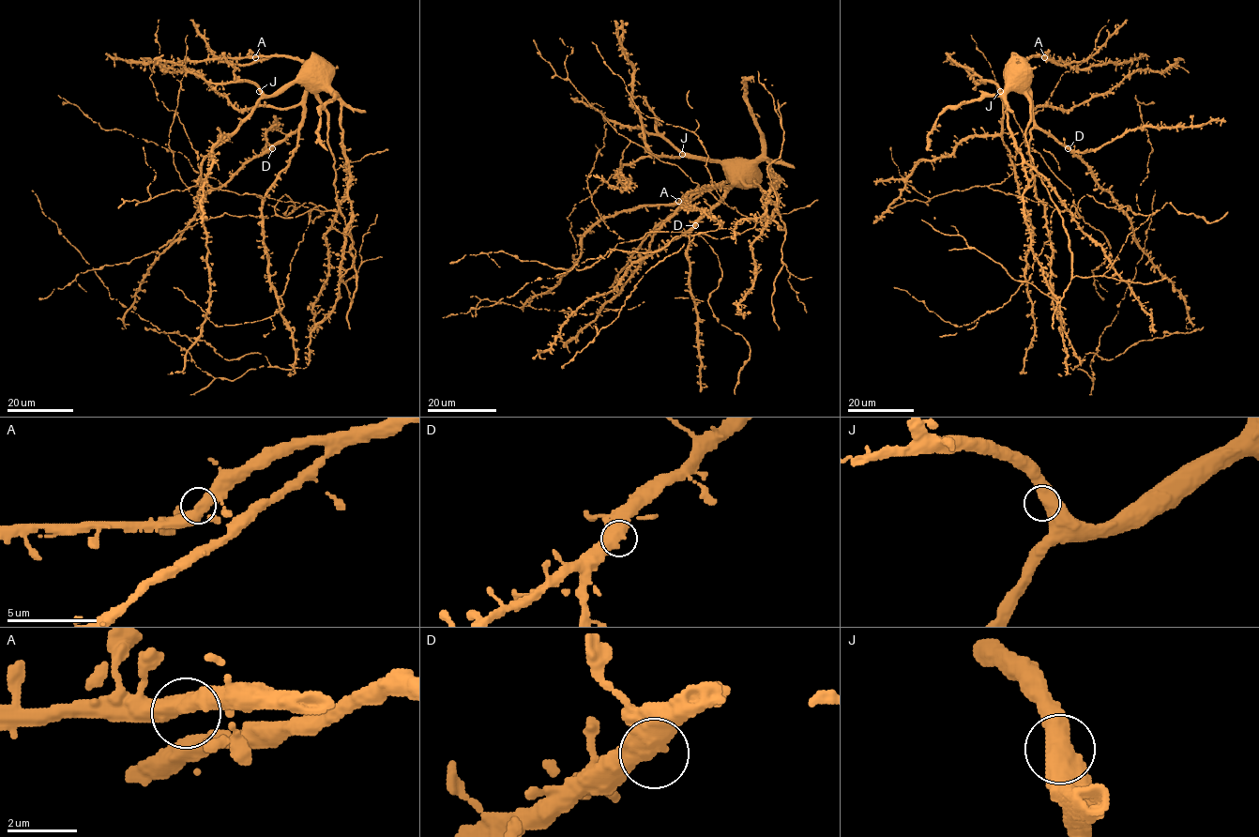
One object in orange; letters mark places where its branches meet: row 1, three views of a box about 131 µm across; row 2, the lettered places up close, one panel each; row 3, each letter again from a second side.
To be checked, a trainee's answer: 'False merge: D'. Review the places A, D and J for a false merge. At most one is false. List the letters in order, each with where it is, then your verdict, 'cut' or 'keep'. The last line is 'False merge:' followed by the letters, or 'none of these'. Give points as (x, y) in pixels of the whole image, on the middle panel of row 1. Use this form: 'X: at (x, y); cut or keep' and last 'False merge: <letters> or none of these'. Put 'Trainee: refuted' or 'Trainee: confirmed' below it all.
A: at (678, 201); keep
D: at (695, 225); keep
J: at (682, 154); keep
False merge: none of these
Trainee: refuted

